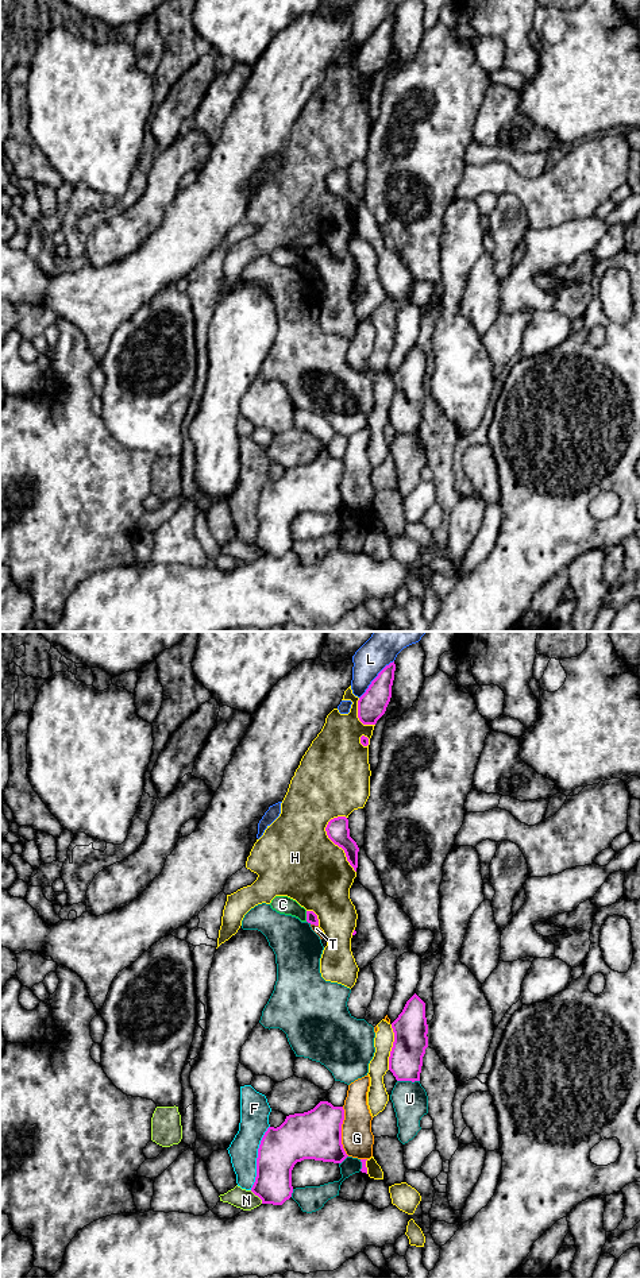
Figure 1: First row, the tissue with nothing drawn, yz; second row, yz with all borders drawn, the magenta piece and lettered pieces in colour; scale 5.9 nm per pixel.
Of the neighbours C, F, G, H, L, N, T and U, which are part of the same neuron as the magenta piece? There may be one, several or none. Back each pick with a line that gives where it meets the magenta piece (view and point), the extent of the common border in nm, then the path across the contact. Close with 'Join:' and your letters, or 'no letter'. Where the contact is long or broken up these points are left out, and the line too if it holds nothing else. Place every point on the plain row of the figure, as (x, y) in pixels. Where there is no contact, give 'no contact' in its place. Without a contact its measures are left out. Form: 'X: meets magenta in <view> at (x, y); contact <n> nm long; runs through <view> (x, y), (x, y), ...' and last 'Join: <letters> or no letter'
Join: no letter

